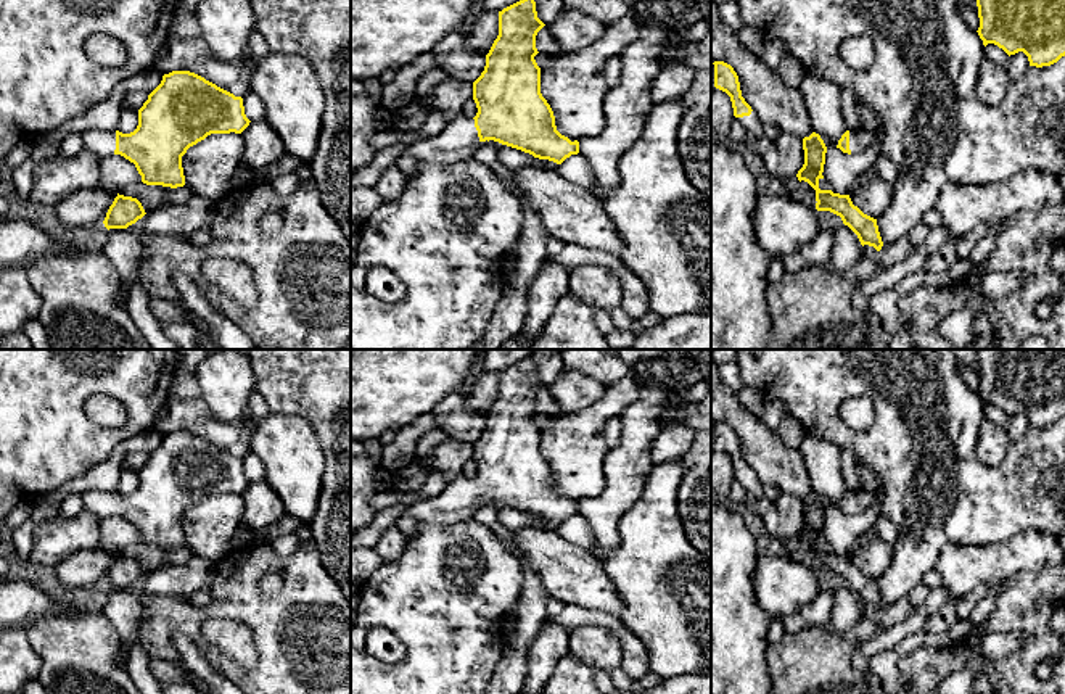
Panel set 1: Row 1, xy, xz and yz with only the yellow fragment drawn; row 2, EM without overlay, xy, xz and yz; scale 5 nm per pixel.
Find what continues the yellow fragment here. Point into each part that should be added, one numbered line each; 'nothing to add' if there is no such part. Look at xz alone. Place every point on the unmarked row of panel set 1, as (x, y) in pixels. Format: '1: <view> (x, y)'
1: xz (459, 499)

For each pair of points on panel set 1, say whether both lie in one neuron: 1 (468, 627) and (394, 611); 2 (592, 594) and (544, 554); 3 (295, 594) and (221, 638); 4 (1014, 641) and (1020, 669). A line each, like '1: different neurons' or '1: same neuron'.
1: same neuron
2: same neuron
3: different neurons
4: different neurons

